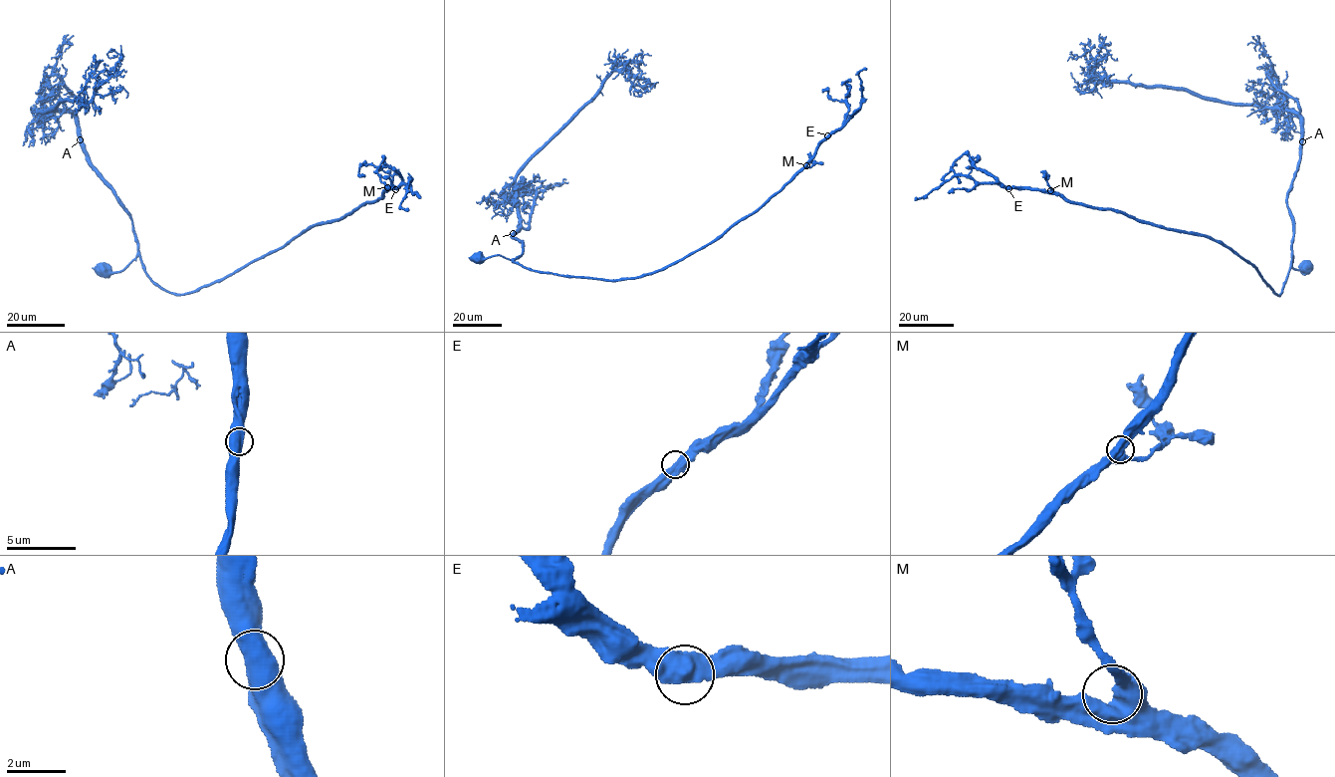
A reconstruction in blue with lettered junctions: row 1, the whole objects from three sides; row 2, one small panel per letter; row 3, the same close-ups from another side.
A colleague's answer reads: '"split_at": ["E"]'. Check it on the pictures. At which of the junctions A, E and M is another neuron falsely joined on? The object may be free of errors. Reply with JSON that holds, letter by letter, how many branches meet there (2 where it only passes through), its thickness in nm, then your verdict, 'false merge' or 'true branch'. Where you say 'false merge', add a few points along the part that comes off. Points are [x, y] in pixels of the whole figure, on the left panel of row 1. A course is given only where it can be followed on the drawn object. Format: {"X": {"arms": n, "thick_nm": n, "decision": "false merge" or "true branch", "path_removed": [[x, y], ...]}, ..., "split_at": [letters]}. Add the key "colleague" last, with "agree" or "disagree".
{"A": {"arms": 2, "thick_nm": 650, "decision": "true branch"}, "E": {"arms": 2, "thick_nm": 650, "decision": "true branch"}, "M": {"arms": 2, "thick_nm": 700, "decision": "true branch"}, "split_at": [], "colleague": "disagree"}

